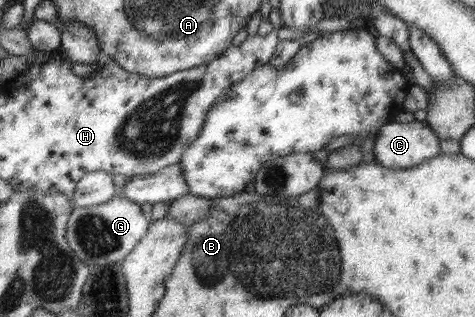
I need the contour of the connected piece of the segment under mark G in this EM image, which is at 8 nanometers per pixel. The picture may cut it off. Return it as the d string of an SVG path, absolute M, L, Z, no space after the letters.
M114 197L104 204L75 207L67 225L67 242L75 256L88 265L119 265L148 233L151 220L146 218L140 205L124 197Z

